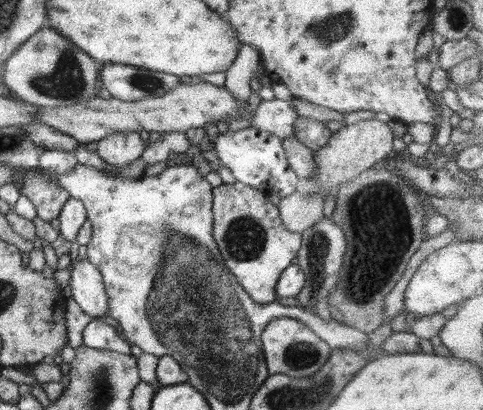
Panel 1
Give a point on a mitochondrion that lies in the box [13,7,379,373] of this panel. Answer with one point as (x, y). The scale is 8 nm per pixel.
(66, 81)

